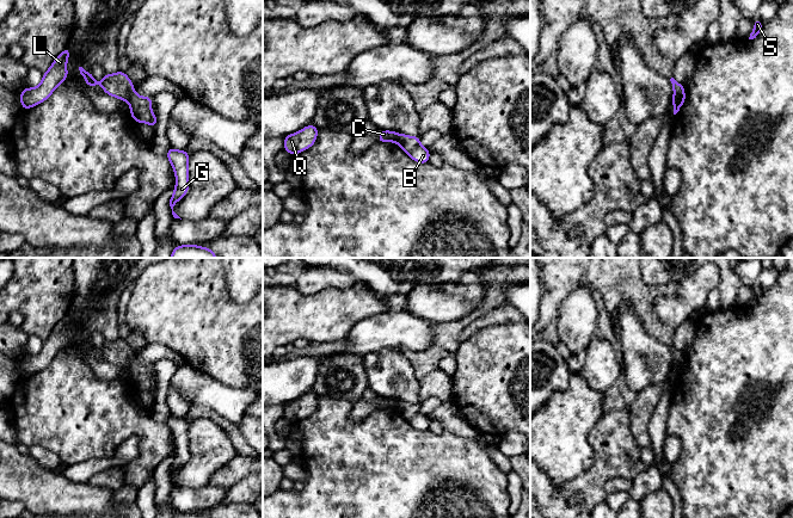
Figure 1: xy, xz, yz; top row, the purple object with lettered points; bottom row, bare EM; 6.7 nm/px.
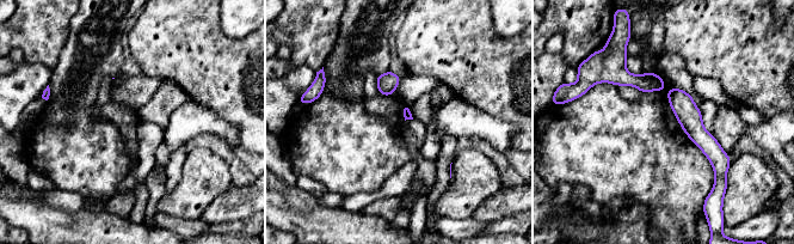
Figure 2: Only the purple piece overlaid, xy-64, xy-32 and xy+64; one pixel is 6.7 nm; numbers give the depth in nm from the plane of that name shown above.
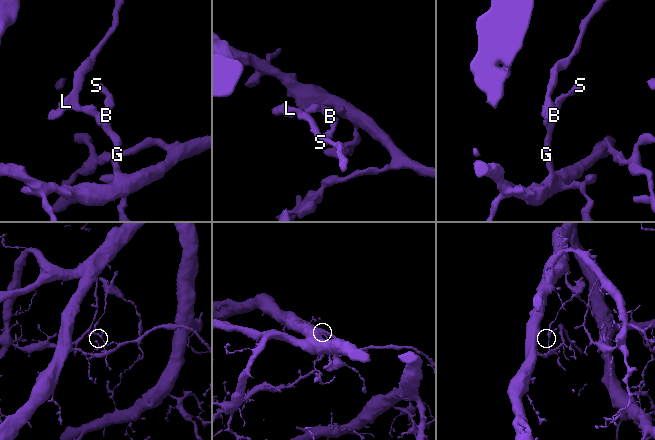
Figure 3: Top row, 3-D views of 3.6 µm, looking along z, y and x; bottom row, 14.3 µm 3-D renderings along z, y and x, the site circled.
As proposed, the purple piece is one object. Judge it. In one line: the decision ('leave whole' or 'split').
split

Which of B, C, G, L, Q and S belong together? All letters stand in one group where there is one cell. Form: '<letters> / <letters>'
B G S / C L Q

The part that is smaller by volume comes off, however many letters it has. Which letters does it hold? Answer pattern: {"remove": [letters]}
{"remove": ["C", "L", "Q"]}

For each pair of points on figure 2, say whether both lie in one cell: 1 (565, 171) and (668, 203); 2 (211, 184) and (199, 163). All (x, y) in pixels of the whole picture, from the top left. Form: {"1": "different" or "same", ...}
{"1": "same", "2": "same"}

